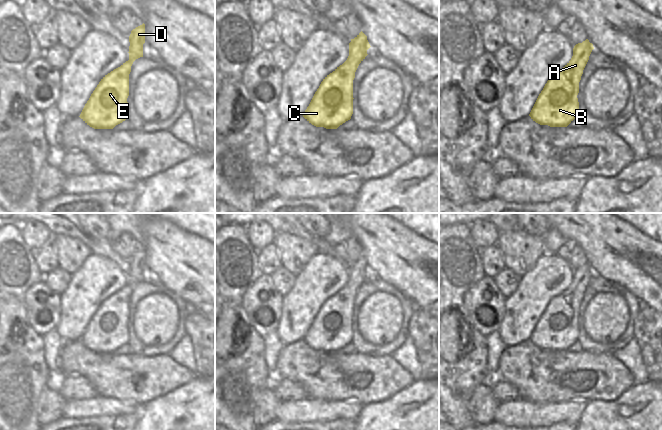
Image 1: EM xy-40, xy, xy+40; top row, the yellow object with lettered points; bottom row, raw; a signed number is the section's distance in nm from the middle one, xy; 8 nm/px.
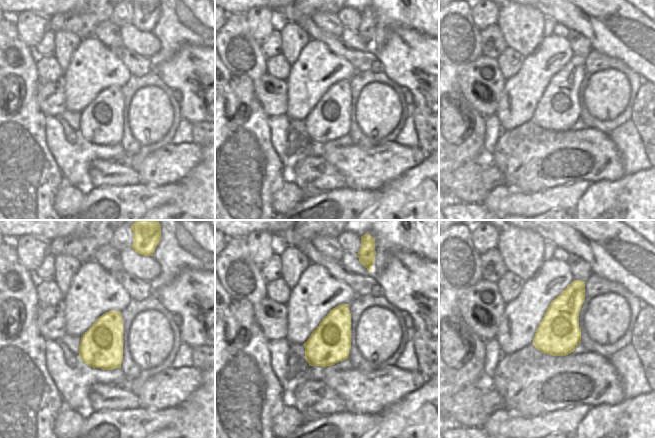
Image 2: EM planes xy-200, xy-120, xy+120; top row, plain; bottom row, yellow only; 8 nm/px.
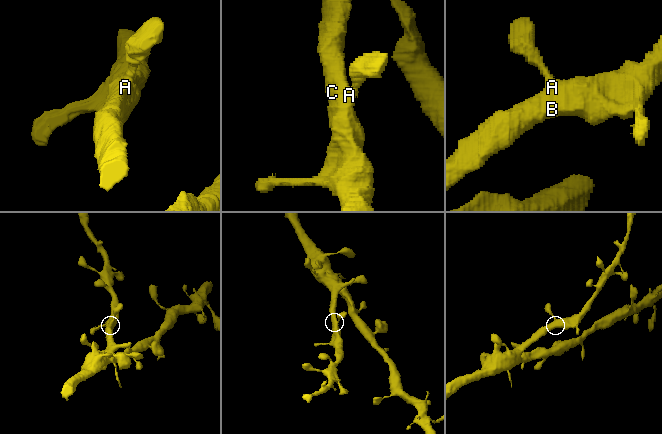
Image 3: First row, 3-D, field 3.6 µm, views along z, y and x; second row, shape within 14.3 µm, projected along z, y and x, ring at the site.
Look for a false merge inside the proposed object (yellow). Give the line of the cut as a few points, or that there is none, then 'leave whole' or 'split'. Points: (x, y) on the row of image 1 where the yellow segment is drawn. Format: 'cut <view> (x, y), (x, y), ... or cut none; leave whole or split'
cut none; leave whole

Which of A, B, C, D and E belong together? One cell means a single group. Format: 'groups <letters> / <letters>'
groups A B C D E

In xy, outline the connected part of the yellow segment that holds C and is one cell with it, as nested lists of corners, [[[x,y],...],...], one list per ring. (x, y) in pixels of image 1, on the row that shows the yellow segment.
[[[362,31],[351,39],[347,60],[323,79],[305,110],[303,117],[309,123],[316,127],[337,129],[351,119],[355,72],[370,47]]]

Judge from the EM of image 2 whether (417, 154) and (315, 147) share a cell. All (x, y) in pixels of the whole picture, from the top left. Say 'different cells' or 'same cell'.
same cell

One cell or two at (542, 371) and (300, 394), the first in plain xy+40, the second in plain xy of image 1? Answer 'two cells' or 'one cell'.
two cells

